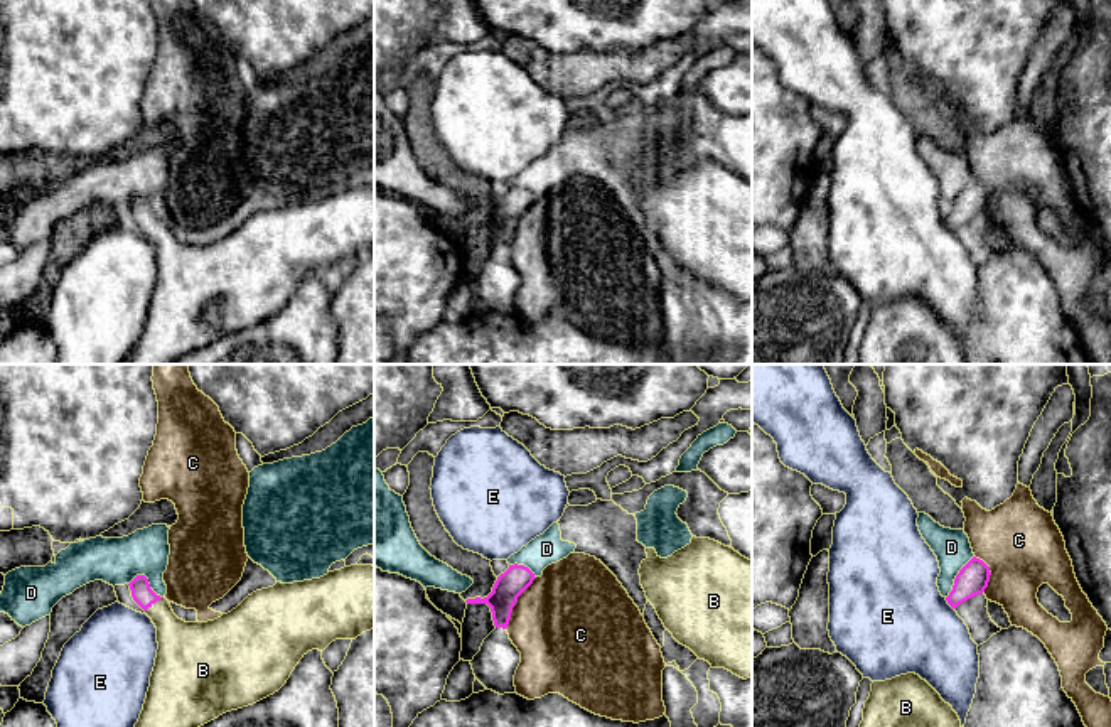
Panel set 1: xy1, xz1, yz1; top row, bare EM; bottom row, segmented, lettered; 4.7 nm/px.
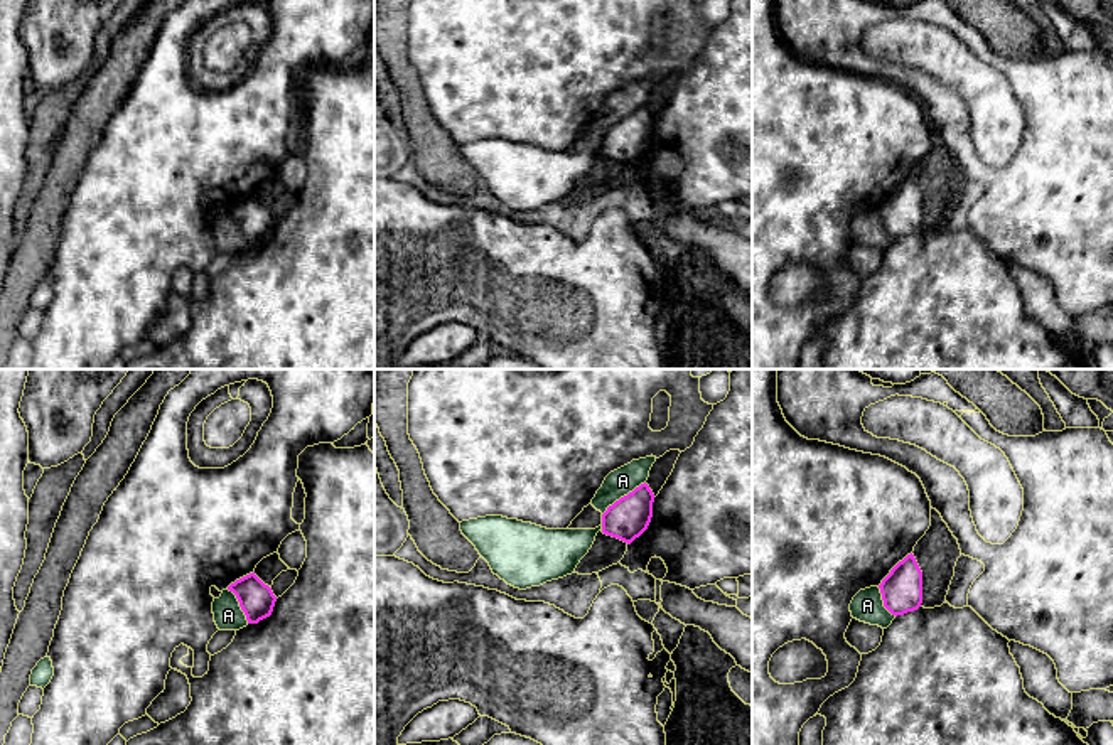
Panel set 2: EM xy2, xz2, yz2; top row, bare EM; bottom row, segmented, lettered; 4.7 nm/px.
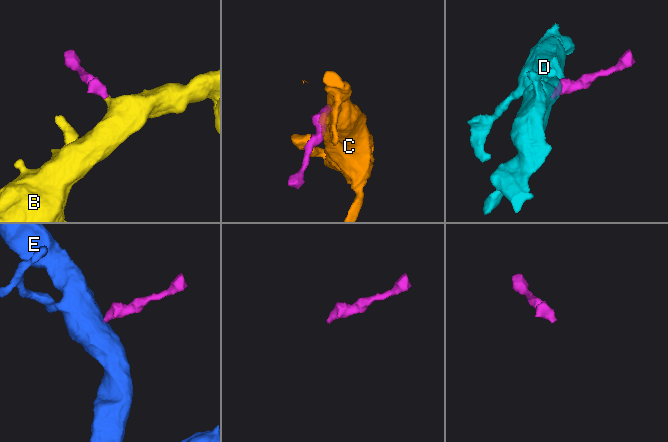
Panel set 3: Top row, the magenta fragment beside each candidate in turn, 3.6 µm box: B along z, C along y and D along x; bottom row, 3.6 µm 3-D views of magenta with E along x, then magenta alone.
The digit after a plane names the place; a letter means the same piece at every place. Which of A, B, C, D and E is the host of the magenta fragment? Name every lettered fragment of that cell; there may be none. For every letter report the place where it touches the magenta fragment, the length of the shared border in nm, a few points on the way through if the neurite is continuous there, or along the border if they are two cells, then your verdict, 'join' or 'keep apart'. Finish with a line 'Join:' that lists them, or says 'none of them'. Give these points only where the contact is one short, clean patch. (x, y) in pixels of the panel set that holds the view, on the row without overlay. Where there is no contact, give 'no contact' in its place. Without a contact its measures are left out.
A: contact xz2 (624, 118); length 260 nm; keep apart
B: contact xy1 (154, 225); length 110 nm; way xy1 (144, 218), (154, 225), (182, 269); join
C: contact xz1 (516, 223); length 300 nm; keep apart
D: contact yz1 (956, 199); length 240 nm; border yz1 (973, 177), (956, 198), (953, 211), (946, 220); keep apart
E: contact yz1 (948, 225); length 80 nm; border yz1 (944, 220), (953, 231); keep apart
Join: B

